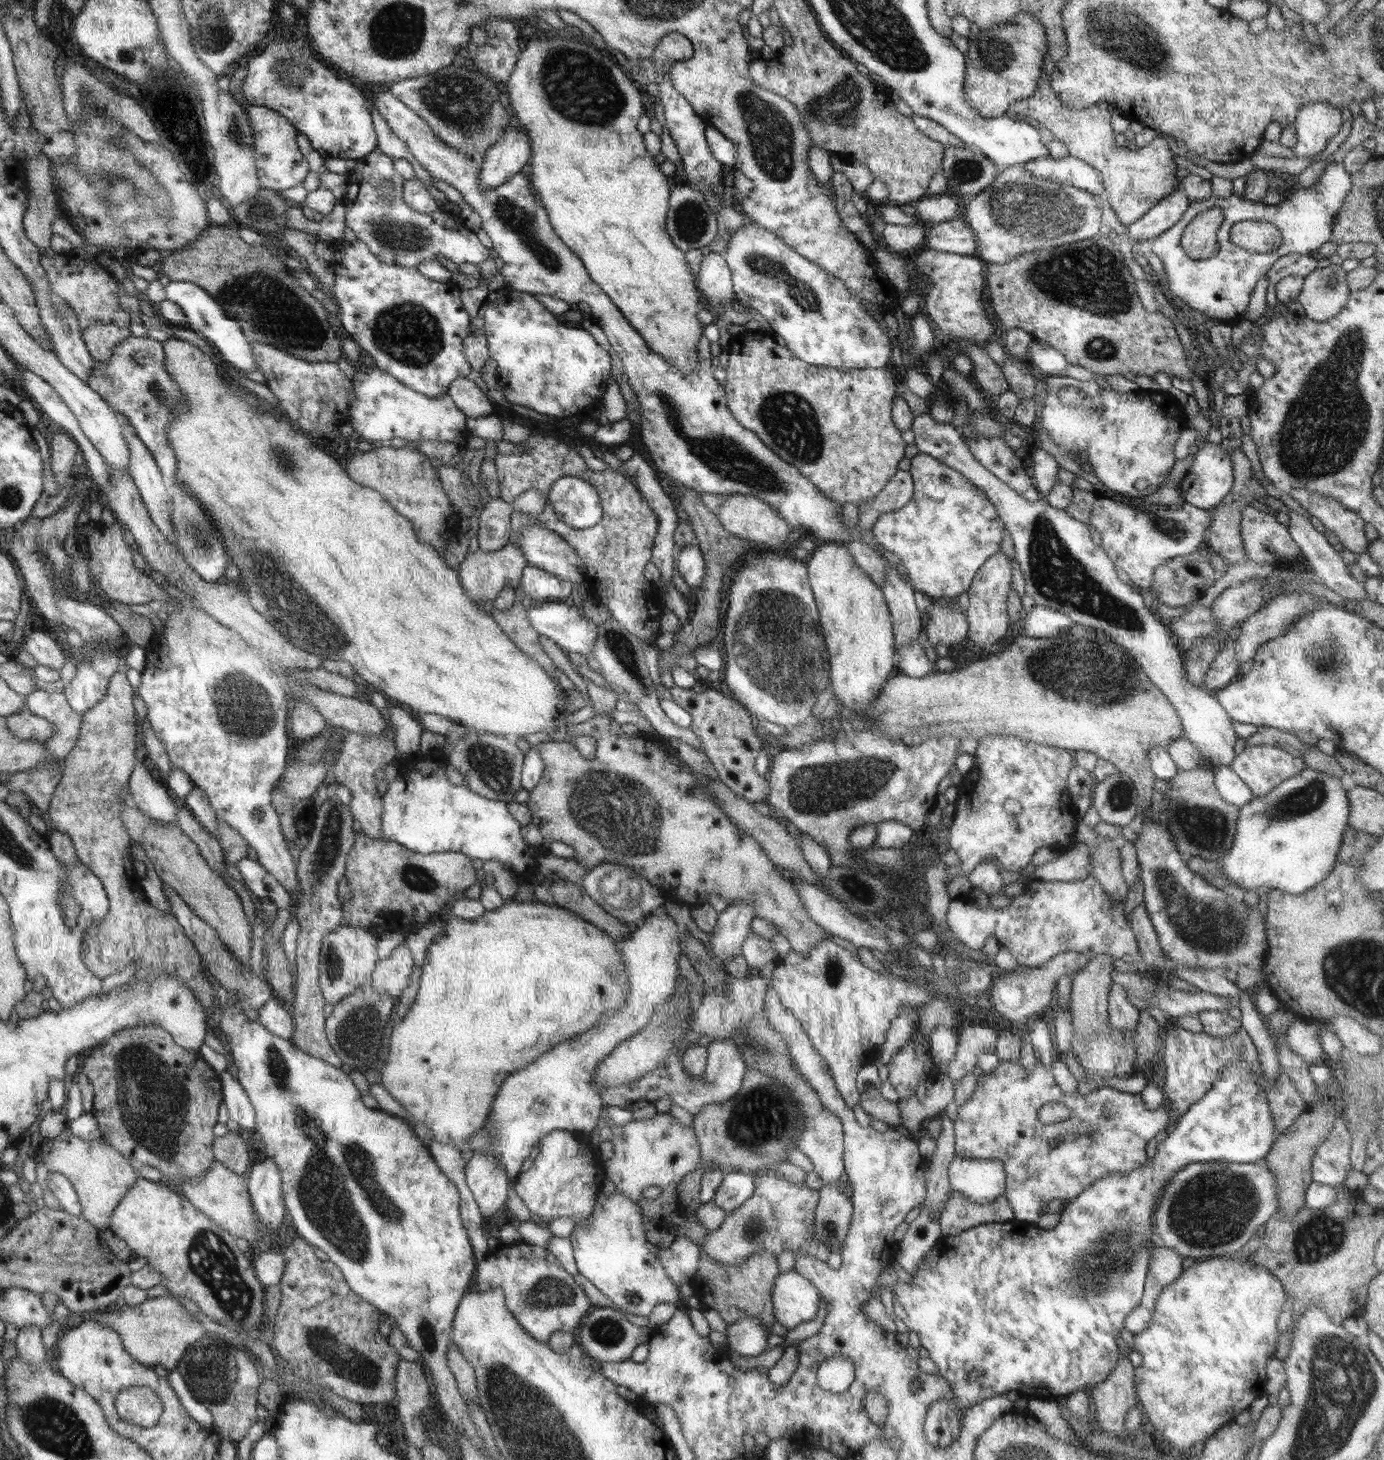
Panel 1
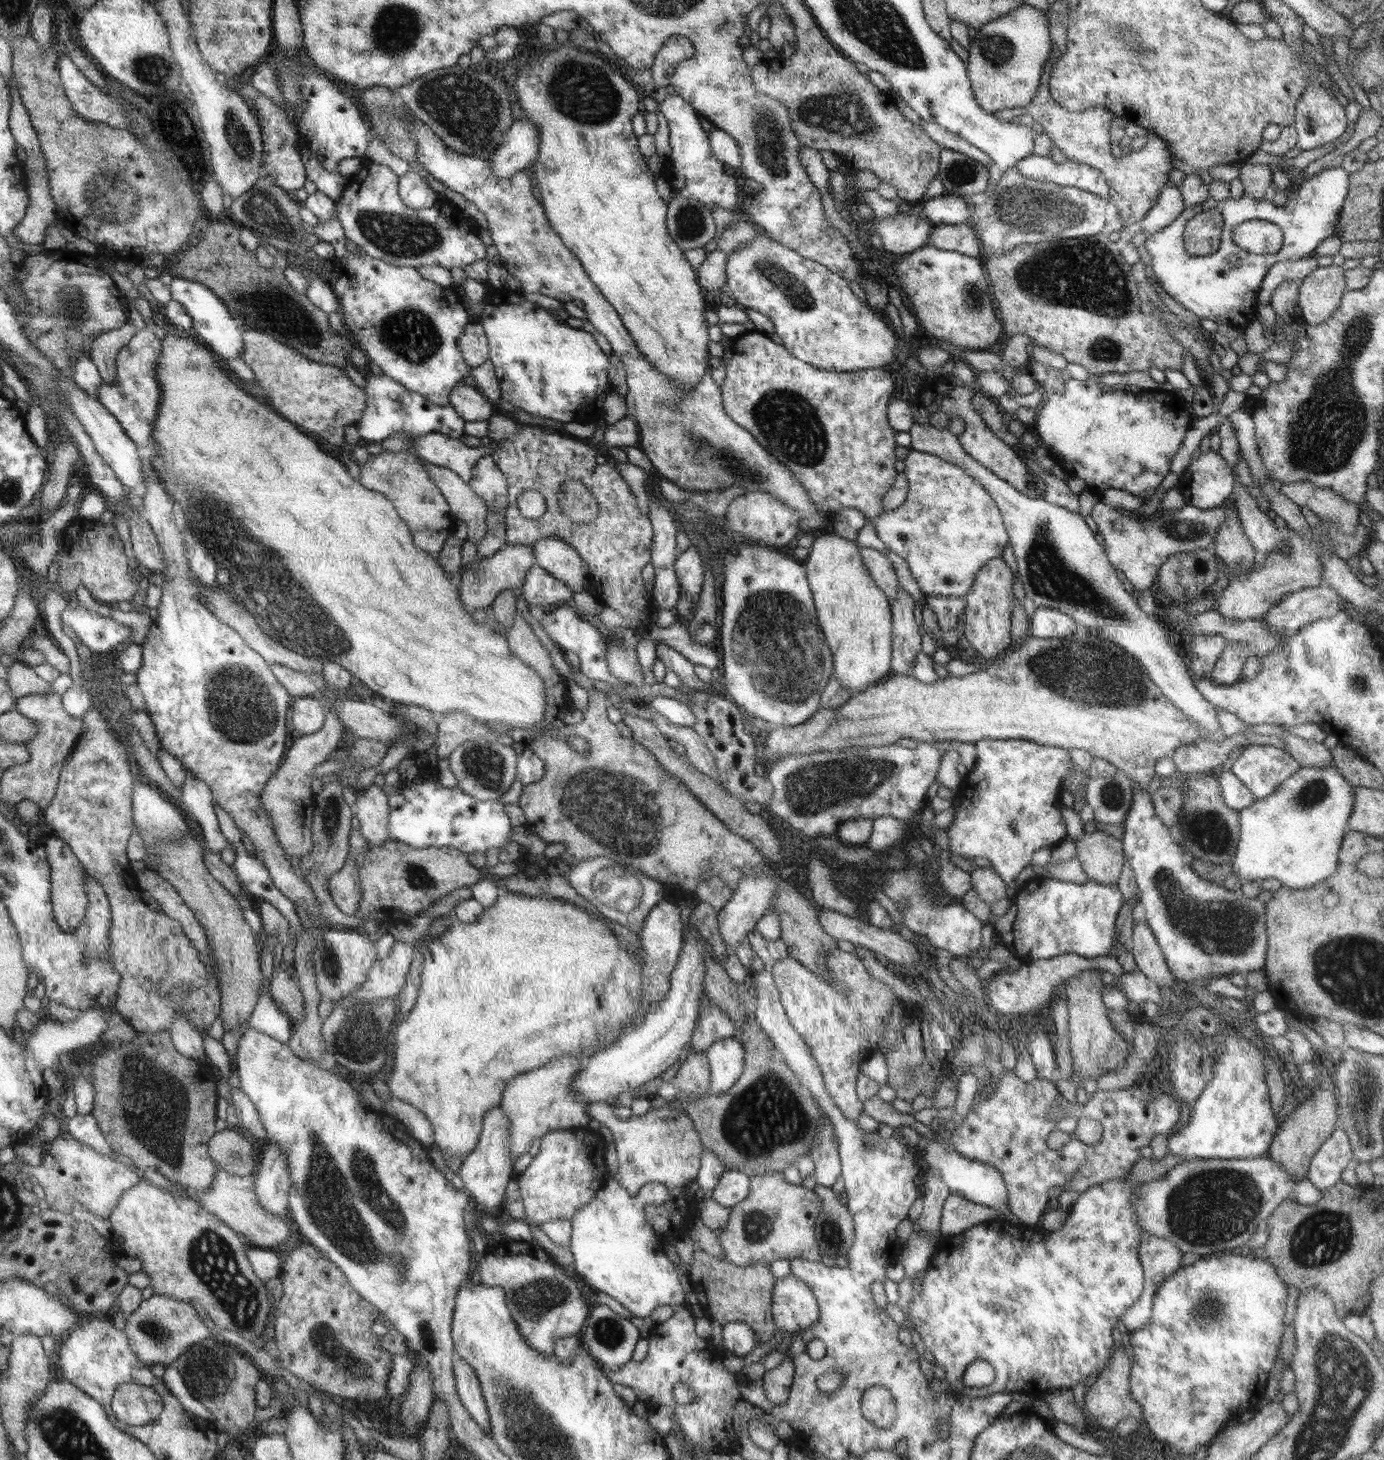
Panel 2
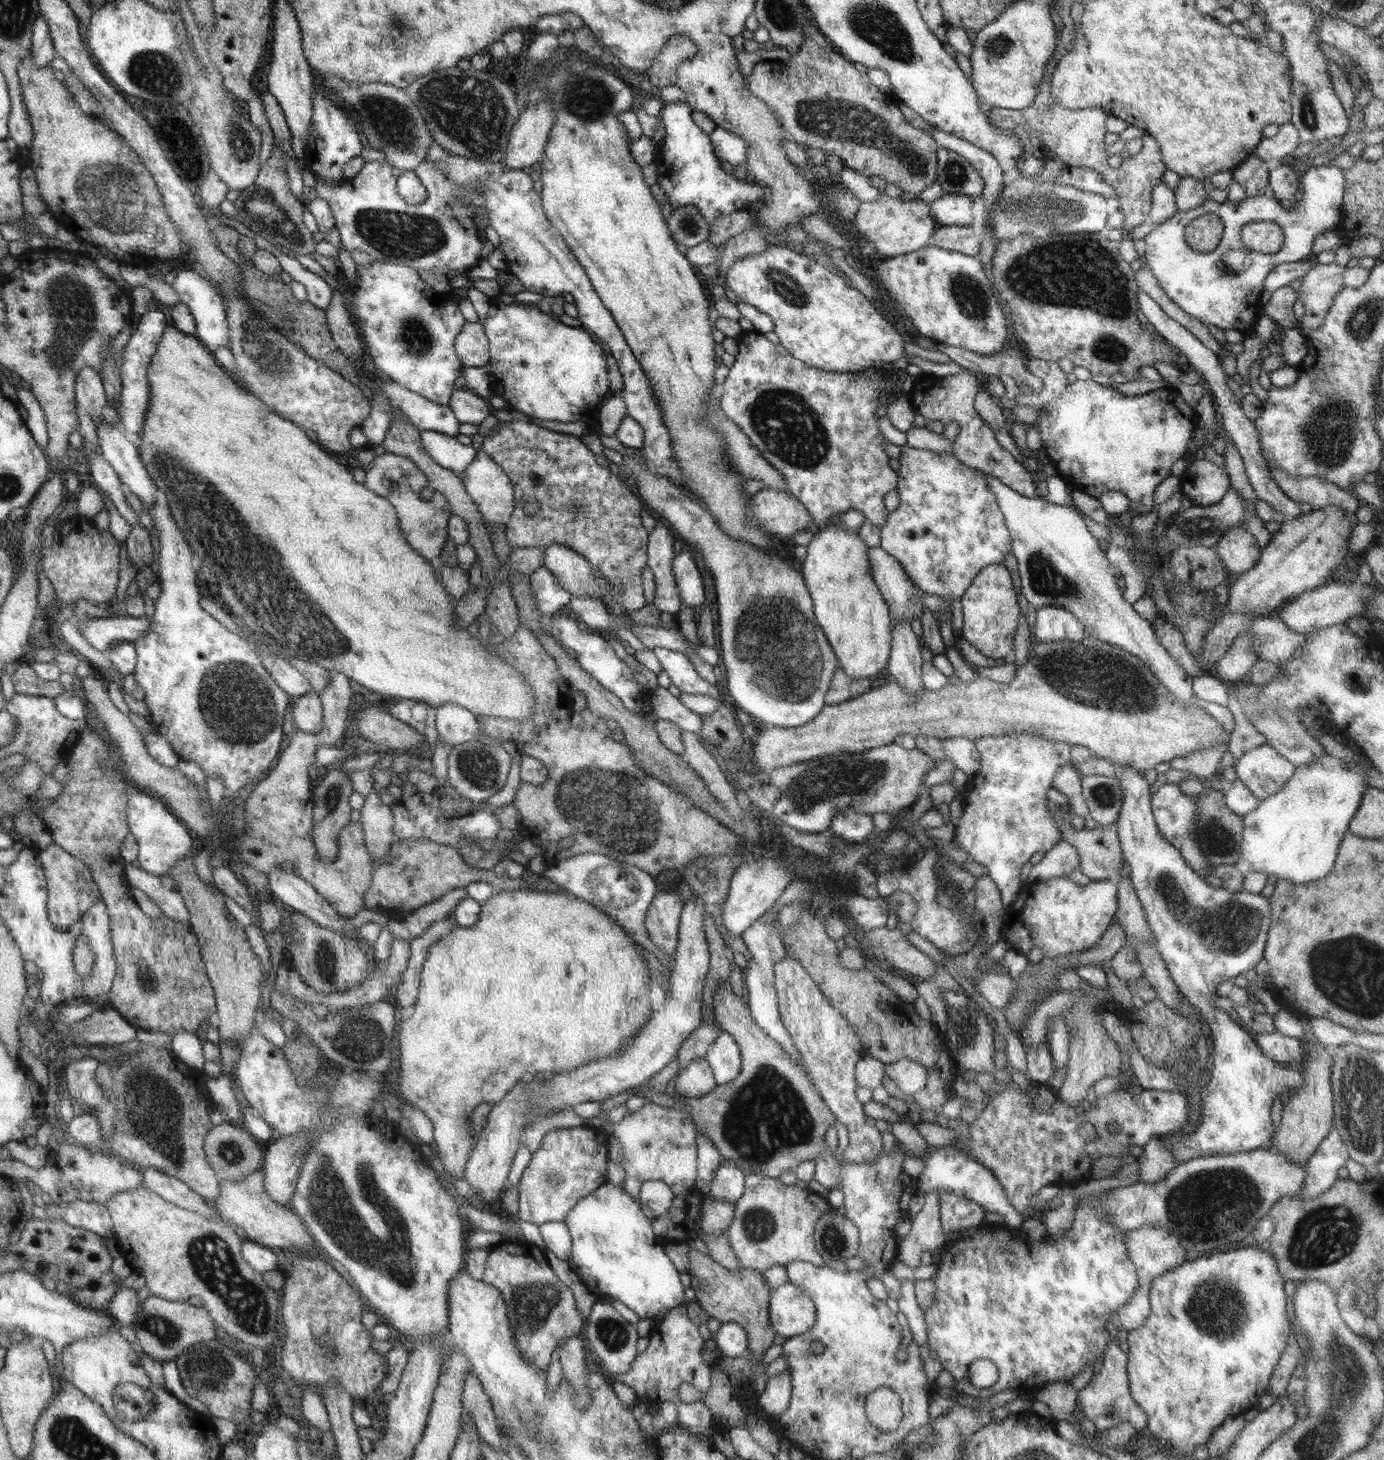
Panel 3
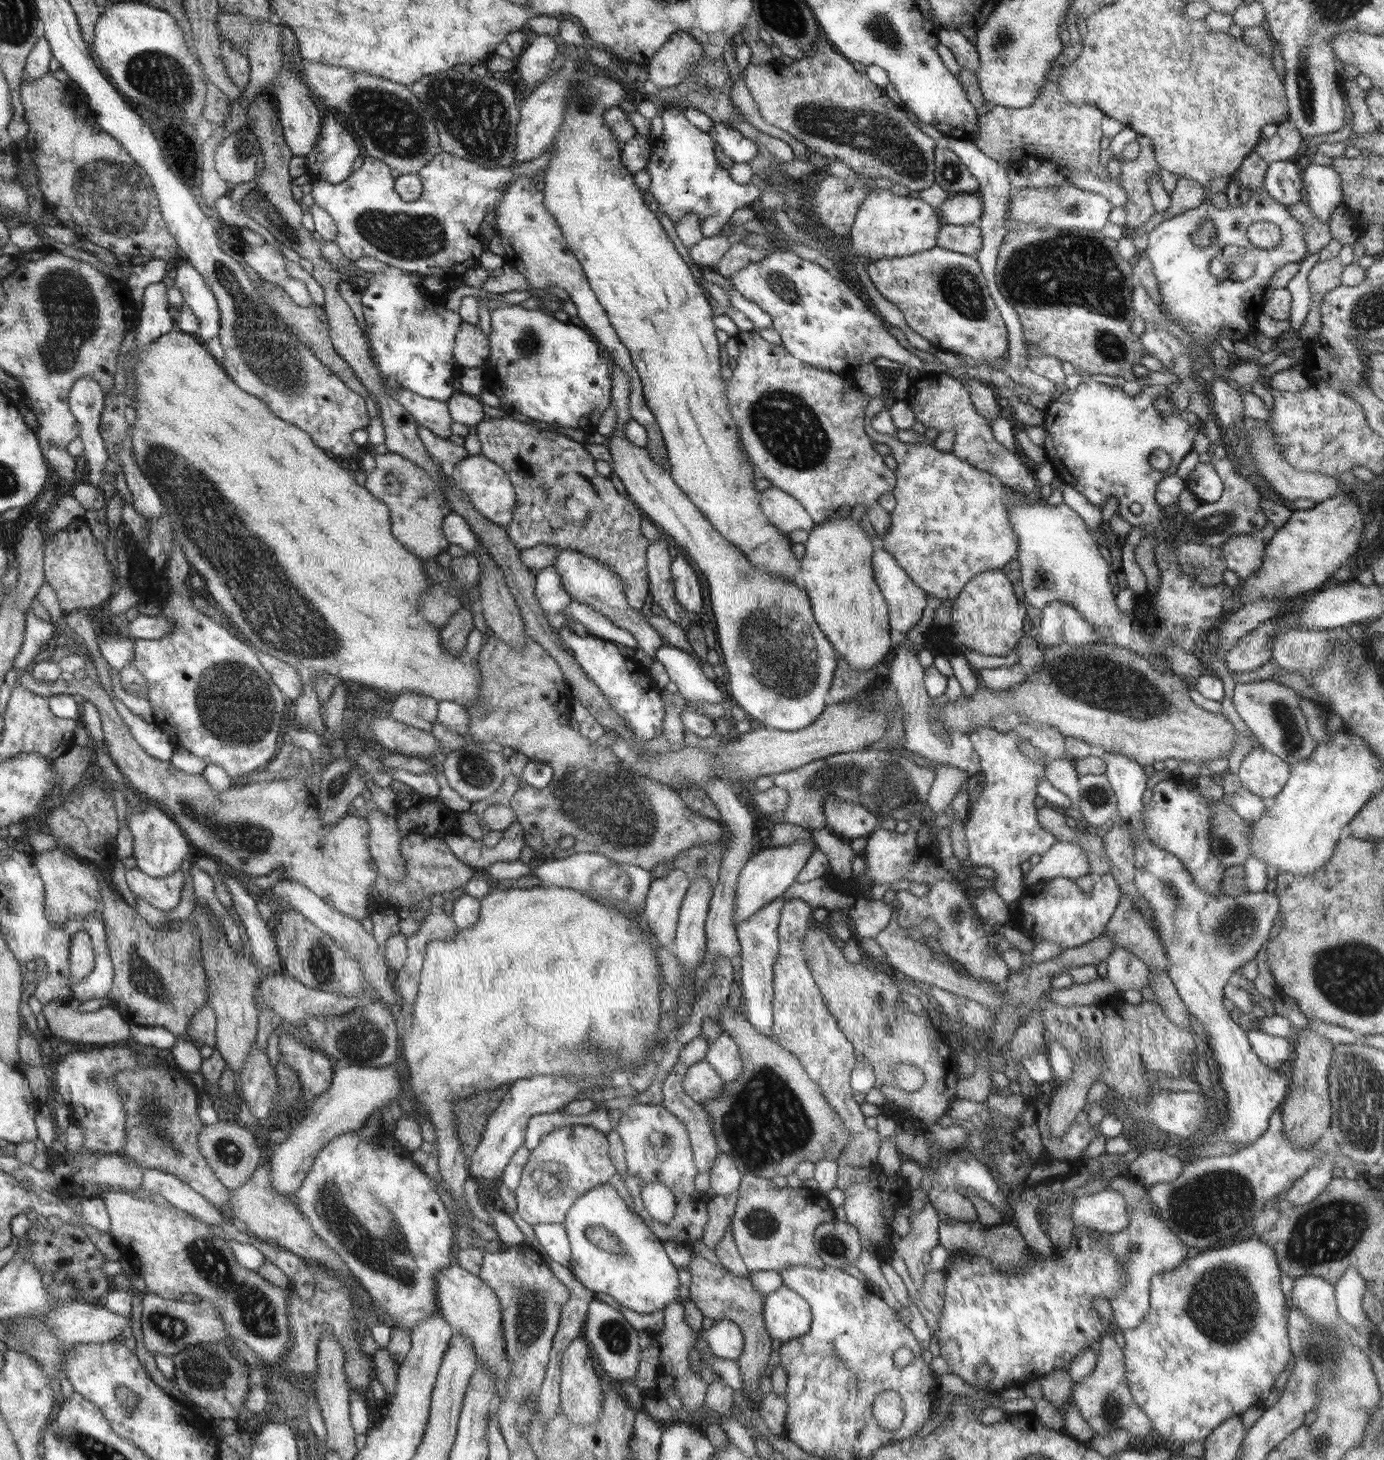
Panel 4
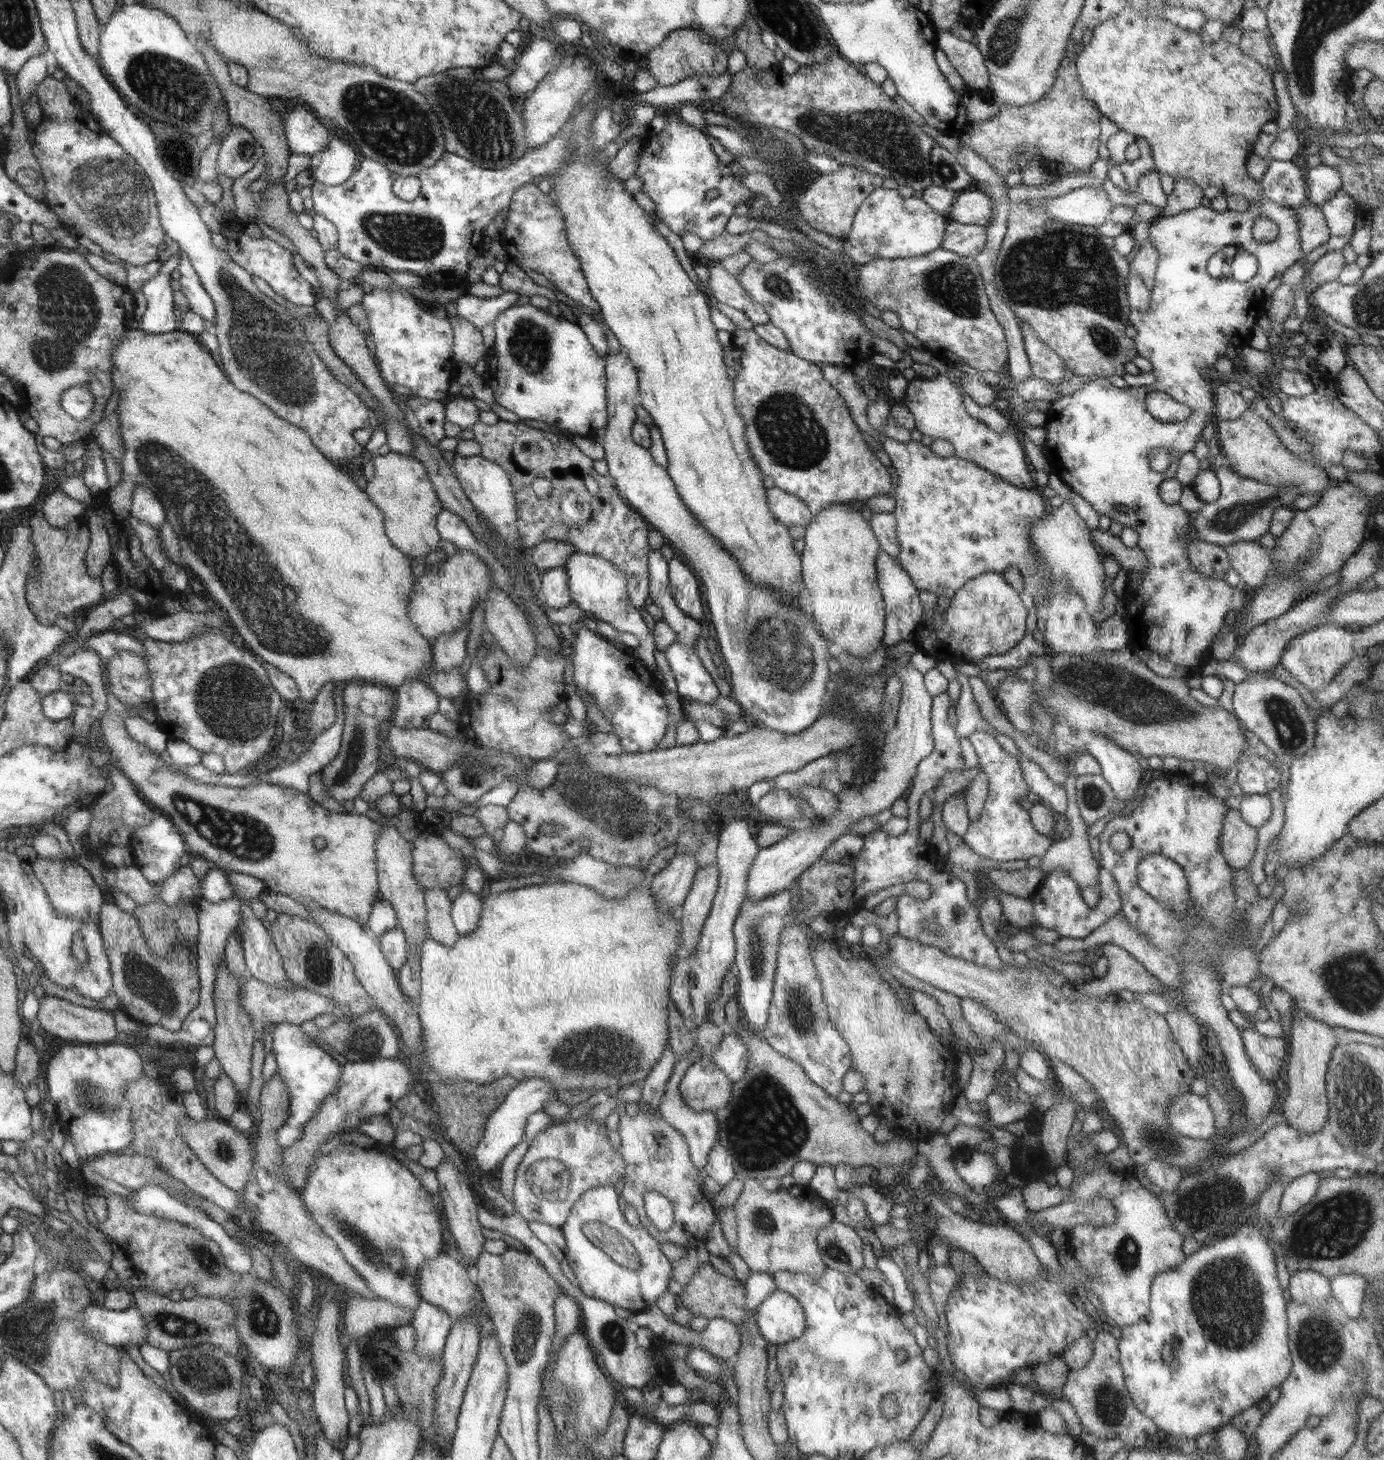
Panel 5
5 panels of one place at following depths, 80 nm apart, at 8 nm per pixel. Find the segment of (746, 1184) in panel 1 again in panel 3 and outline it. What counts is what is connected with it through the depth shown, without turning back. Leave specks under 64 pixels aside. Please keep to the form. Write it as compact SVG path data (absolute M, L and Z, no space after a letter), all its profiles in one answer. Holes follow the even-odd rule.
M722 1159L707 1188L707 1195L721 1201L735 1203L744 1192L745 1174L728 1159Z

